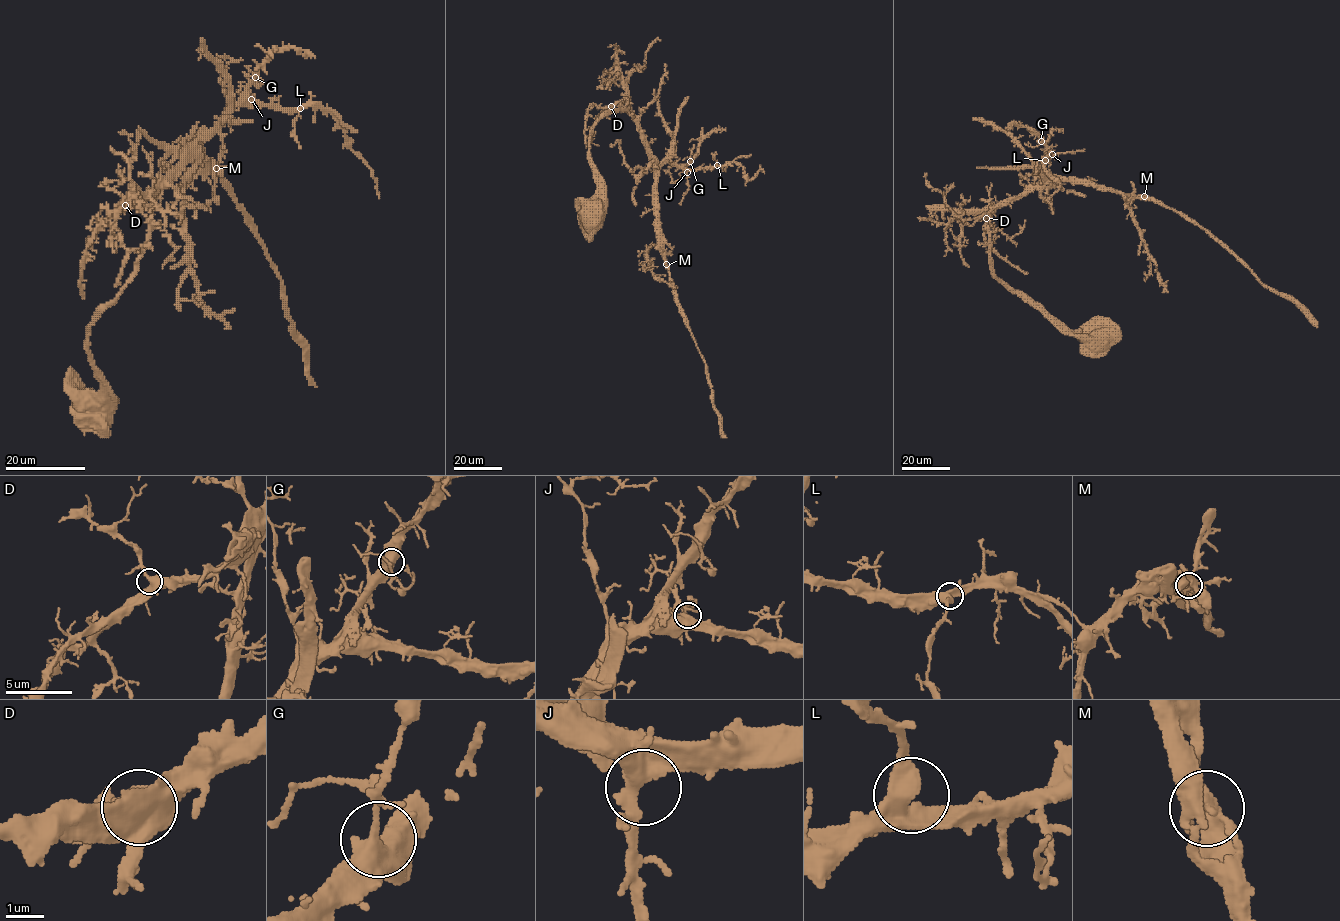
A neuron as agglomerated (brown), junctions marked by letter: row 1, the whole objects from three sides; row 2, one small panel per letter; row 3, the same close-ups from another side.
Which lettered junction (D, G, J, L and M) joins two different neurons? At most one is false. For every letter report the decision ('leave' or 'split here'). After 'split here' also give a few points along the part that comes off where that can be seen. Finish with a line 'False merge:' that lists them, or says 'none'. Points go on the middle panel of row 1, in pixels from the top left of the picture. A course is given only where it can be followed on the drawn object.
D: leave
G: leave
J: leave
L: leave
M: leave
False merge: none

